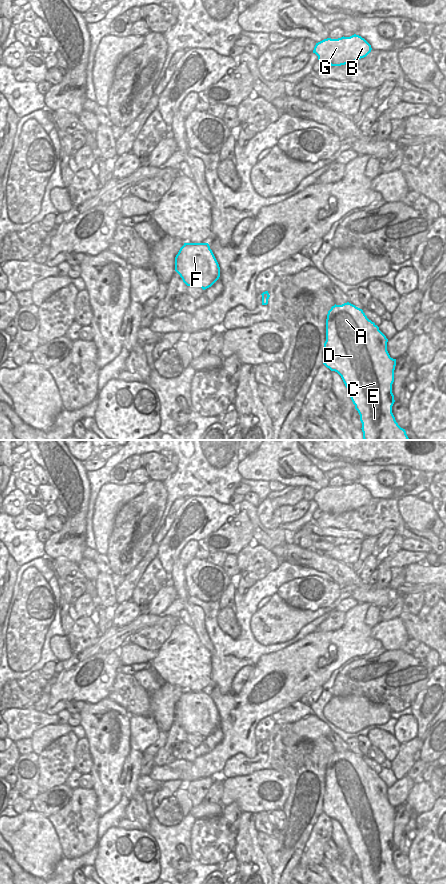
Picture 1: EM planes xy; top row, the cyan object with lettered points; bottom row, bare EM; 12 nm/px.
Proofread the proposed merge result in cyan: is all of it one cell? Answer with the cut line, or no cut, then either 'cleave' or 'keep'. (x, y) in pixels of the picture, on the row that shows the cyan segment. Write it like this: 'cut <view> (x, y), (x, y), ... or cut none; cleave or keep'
cut none; keep

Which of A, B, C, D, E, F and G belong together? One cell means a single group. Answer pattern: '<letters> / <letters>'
A B C D E F G

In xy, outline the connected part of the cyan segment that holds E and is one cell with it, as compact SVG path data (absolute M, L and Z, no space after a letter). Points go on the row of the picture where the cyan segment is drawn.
M349 302L335 304L328 311L323 364L341 376L360 415L364 440L410 440L392 413L395 402L392 384L396 359L390 357L387 342L388 339L379 327L355 305Z

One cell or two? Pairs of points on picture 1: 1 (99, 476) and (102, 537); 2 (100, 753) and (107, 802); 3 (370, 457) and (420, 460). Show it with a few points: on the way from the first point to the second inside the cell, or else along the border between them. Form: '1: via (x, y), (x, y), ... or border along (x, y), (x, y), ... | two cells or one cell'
1: border along (109, 482), (100, 488), (95, 500), (94, 510) | two cells
2: via (106, 765), (107, 790) | one cell
3: via (382, 455), (408, 455) | one cell

